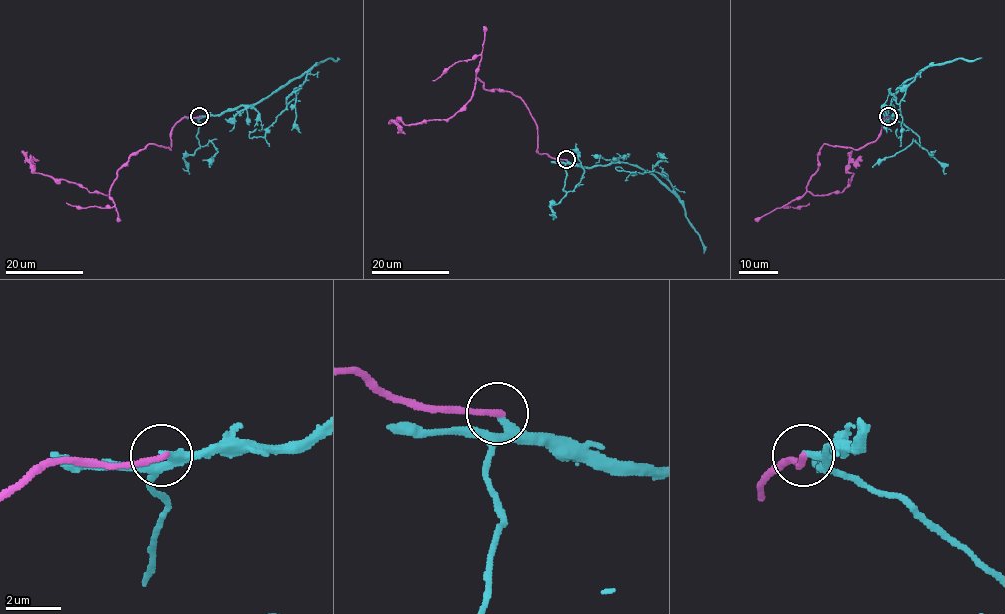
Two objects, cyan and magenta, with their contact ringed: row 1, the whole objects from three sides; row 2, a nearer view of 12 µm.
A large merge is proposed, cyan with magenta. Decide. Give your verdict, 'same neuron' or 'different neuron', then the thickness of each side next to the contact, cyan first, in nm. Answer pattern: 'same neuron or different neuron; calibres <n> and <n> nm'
different neuron; calibres 200 and 240 nm

